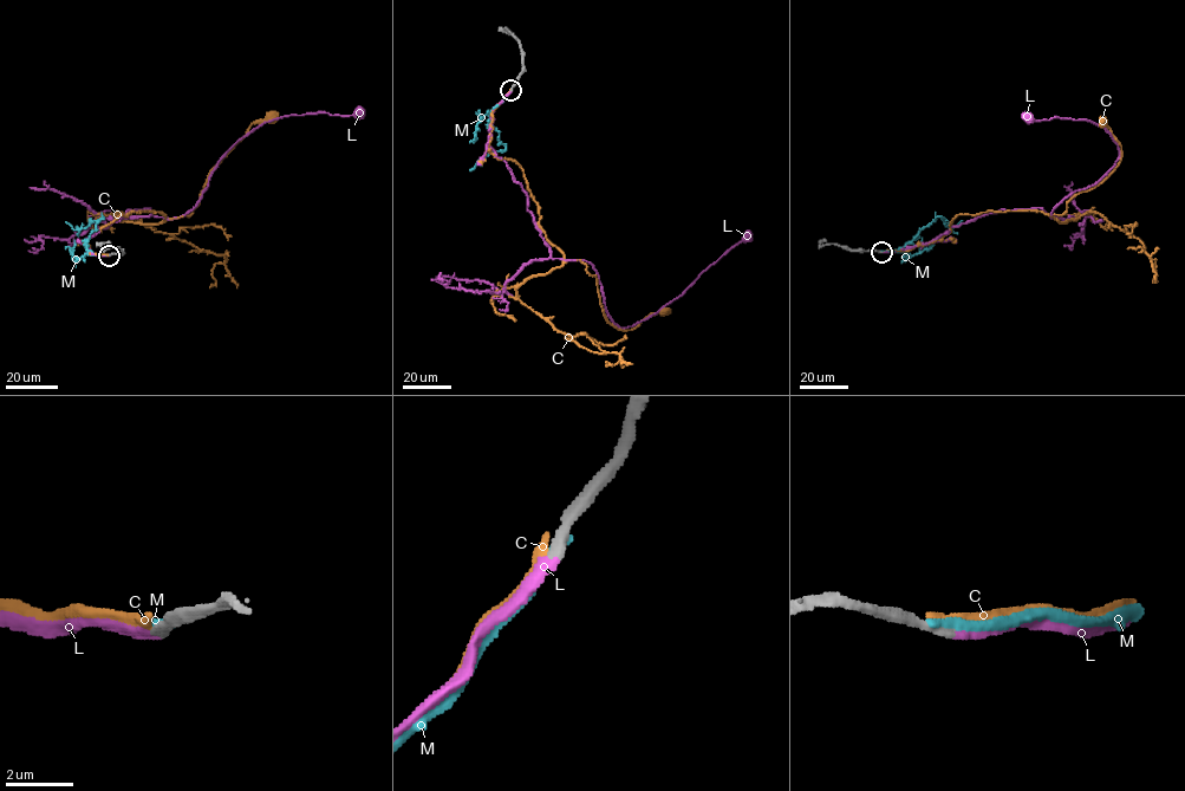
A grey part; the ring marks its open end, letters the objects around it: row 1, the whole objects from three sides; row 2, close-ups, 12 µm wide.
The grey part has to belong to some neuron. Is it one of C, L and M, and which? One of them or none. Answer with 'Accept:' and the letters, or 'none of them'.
Accept: L

